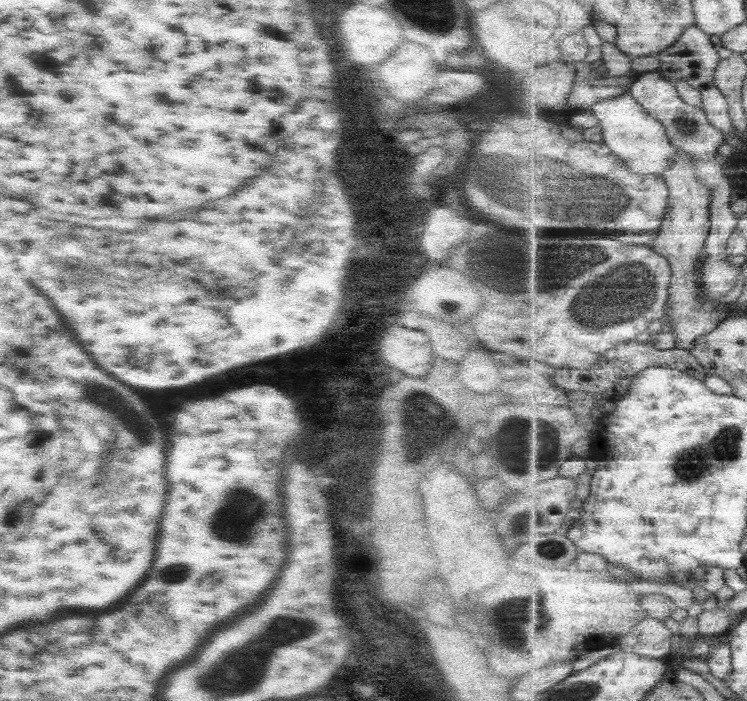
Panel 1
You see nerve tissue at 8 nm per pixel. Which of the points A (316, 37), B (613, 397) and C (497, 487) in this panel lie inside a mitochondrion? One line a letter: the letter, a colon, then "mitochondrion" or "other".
A: mitochondrion
B: other
C: other

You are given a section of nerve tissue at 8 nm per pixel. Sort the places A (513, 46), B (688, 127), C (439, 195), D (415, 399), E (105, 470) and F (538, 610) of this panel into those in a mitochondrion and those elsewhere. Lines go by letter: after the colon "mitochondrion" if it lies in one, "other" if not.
A: other
B: mitochondrion
C: other
D: other
E: other
F: mitochondrion

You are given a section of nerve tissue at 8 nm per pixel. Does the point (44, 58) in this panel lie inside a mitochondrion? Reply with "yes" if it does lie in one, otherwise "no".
yes

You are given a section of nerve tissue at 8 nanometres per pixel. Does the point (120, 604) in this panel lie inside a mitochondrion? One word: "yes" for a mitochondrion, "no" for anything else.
no

